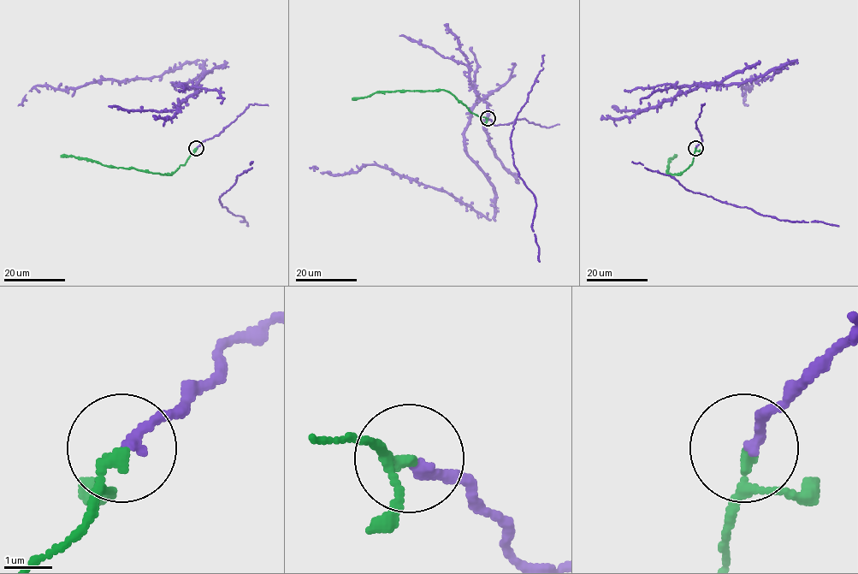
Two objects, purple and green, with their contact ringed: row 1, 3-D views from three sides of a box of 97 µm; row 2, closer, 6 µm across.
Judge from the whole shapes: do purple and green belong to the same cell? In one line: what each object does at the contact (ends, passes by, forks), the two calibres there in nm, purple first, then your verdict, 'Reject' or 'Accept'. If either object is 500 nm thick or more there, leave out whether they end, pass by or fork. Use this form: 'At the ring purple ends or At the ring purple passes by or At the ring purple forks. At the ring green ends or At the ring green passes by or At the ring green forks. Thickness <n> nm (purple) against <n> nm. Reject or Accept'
At the ring purple ends. At the ring green passes by. Thickness 200 nm (purple) against 170 nm. Accept

